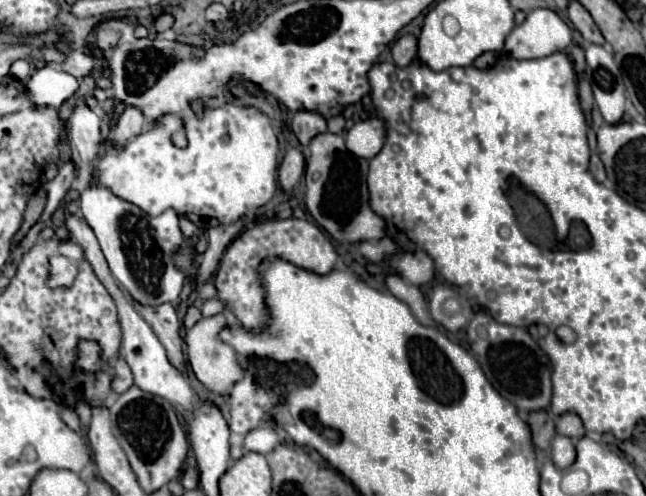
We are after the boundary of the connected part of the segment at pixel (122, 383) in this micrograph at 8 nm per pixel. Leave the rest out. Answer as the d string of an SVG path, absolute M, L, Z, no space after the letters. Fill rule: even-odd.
M119 354L117 360L113 362L113 380L111 380L111 390L115 394L121 394L125 392L129 386L133 386L133 374L125 362L125 358Z

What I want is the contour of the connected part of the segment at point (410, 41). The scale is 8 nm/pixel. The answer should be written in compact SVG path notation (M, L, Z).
M401 36L393 44L391 54L393 54L393 62L397 66L409 66L415 60L415 54L417 54L417 40L415 40L415 36Z

